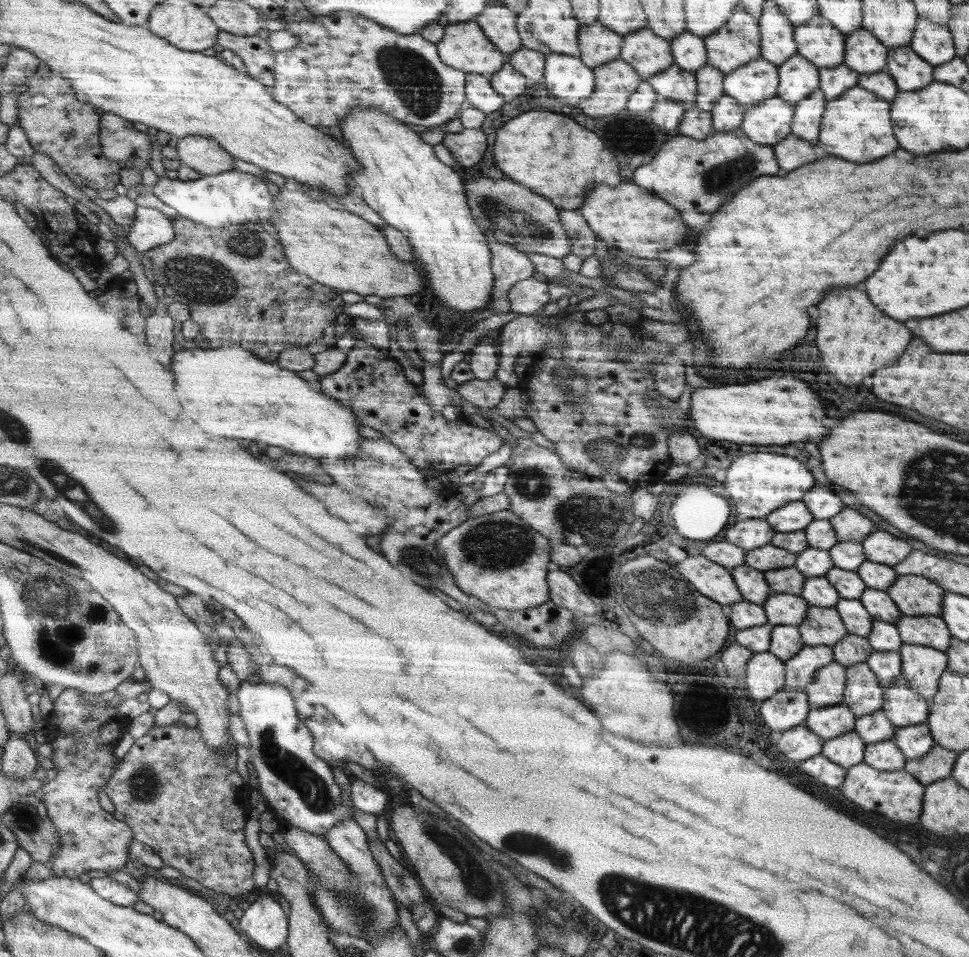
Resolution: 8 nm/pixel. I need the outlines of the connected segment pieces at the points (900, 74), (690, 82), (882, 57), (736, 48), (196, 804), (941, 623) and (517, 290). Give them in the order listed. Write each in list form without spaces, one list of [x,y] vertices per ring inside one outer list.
[[[909,45],[892,48],[889,52],[890,74],[902,92],[924,89],[935,80],[935,67],[912,50]]]
[[[675,63],[673,66],[654,77],[648,78],[648,82],[656,92],[656,98],[660,100],[676,100],[687,106],[694,106],[697,100],[696,74]]]
[[[865,29],[847,34],[843,63],[859,74],[882,72],[886,68],[886,46]]]
[[[740,3],[734,10],[734,18],[729,20],[730,26],[724,26],[722,34],[714,33],[704,38],[708,64],[725,74],[761,58],[759,20],[744,10]]]
[[[182,722],[171,726],[154,726],[148,734],[135,741],[135,745],[131,748],[131,751],[121,760],[118,769],[116,769],[116,773],[112,775],[106,791],[112,797],[114,804],[117,806],[117,810],[126,816],[125,822],[133,828],[135,839],[151,846],[161,856],[166,867],[174,866],[180,872],[184,872],[186,876],[201,882],[206,894],[213,894],[232,901],[233,896],[242,896],[242,894],[246,894],[246,892],[250,892],[254,888],[254,882],[250,880],[252,878],[252,872],[254,872],[254,858],[252,858],[250,848],[246,846],[246,836],[244,836],[247,808],[244,808],[242,798],[234,798],[234,784],[242,784],[238,776],[234,778],[237,762],[237,754],[234,752],[236,750],[234,736],[230,738],[230,743],[233,746],[233,754],[228,757],[222,757],[218,752],[208,747],[204,736],[202,736],[202,732],[197,727],[191,728]]]
[[[902,615],[894,625],[900,640],[906,644],[931,646],[945,651],[950,648],[950,641],[953,640],[948,624],[939,615]]]
[[[532,276],[520,280],[508,289],[510,310],[522,315],[539,315],[540,308],[550,302],[548,284],[545,280],[537,280]]]

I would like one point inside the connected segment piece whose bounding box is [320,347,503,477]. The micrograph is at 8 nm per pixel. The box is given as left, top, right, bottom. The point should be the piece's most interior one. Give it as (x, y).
(370, 382)

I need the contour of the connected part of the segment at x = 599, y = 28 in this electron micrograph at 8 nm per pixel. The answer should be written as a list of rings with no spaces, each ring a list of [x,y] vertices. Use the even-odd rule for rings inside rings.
[[[600,21],[582,25],[580,29],[580,58],[586,66],[596,68],[617,60],[621,53],[623,35],[604,27]]]

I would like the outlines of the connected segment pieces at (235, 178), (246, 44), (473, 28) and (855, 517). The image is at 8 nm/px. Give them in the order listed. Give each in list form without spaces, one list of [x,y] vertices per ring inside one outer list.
[[[234,169],[218,175],[204,175],[188,182],[180,178],[161,177],[154,186],[153,193],[174,208],[179,216],[202,225],[221,228],[240,222],[270,222],[273,203],[264,186],[264,180],[258,180],[257,176]]]
[[[221,30],[219,44],[225,49],[234,50],[245,64],[246,72],[252,78],[266,87],[274,85],[274,61],[277,52],[274,51],[268,41],[260,38],[258,34],[252,36],[238,36],[227,30]]]
[[[476,22],[448,25],[442,40],[438,41],[436,45],[437,50],[440,52],[441,60],[446,63],[446,66],[466,71],[468,74],[472,72],[491,76],[498,72],[508,60],[508,56],[498,50],[497,46],[494,46],[494,43],[490,42],[489,38],[486,38],[485,32],[481,30]]]
[[[844,506],[844,508],[829,518],[833,524],[833,528],[837,534],[838,542],[858,541],[864,542],[864,538],[872,533],[872,520],[869,517],[862,516],[856,509],[852,510],[852,506]]]

